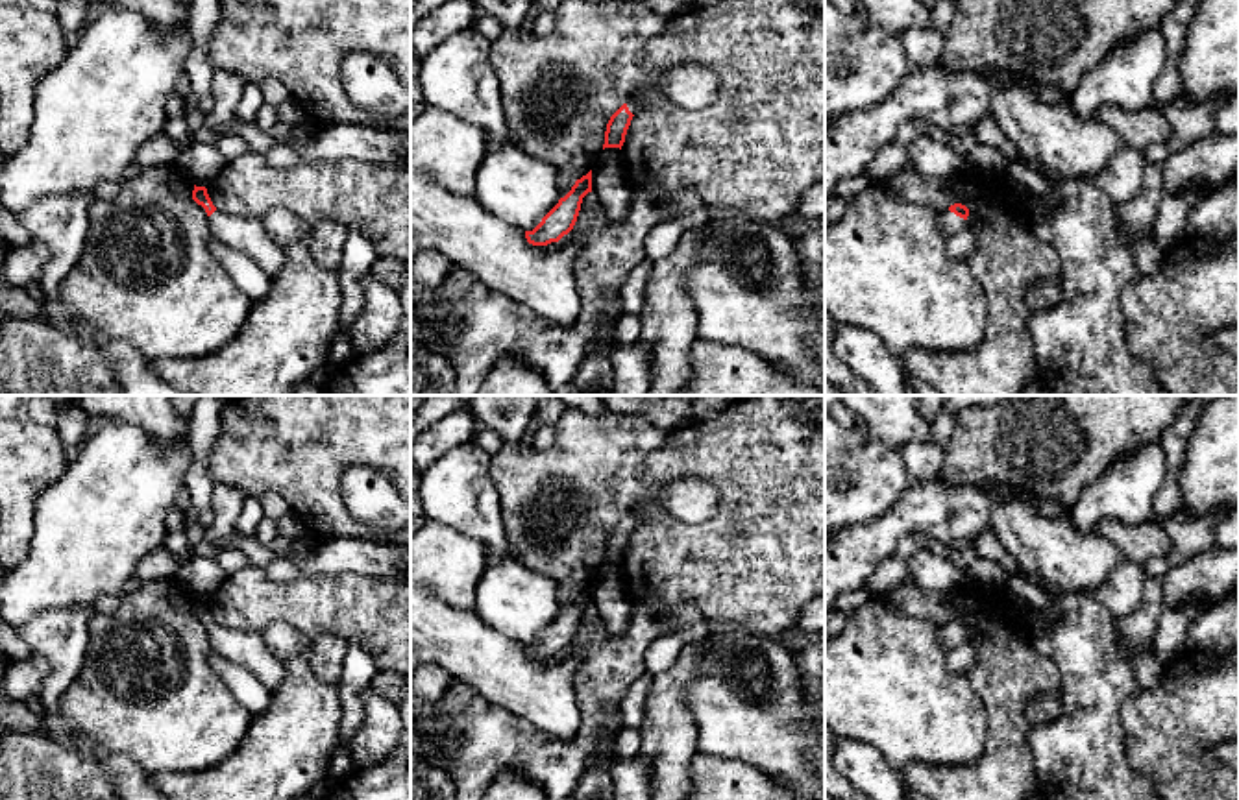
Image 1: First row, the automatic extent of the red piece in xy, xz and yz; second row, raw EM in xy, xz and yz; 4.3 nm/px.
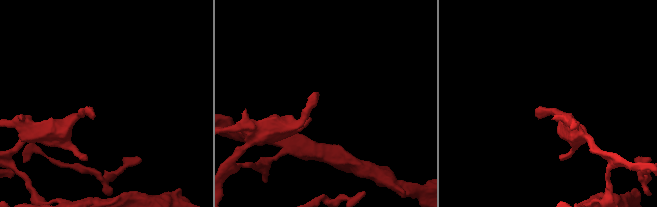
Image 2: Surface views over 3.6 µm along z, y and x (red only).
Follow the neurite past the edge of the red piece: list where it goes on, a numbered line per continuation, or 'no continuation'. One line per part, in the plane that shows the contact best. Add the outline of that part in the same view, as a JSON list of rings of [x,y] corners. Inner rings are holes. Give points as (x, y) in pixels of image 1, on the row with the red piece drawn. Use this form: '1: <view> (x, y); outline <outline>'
1: yz (951, 224); outline [[[951,211],[941,212],[941,235],[945,238],[956,235],[963,227],[965,227],[965,220],[963,218],[956,216]]]

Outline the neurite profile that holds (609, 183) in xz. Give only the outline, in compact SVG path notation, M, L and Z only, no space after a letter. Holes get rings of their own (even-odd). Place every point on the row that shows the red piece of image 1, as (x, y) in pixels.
M605 148L592 168L592 192L610 222L620 222L629 211L632 188L625 181L620 148Z

